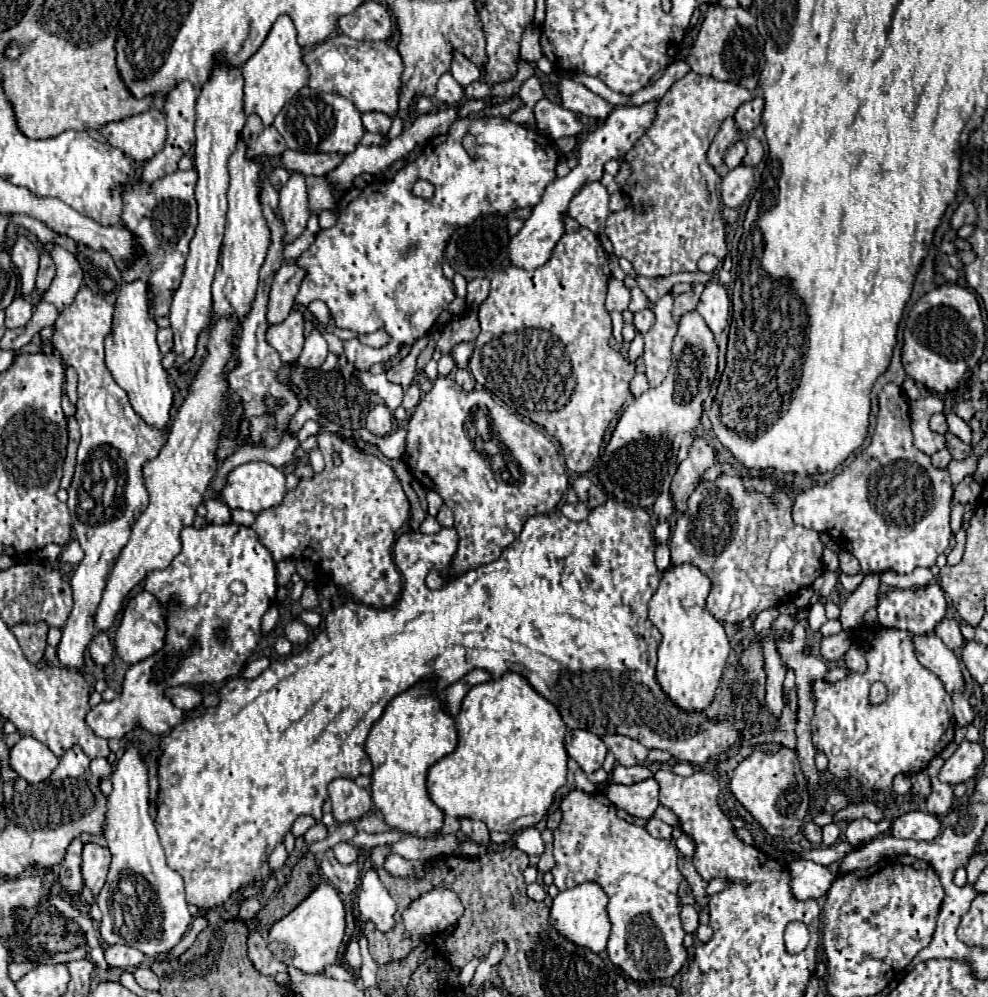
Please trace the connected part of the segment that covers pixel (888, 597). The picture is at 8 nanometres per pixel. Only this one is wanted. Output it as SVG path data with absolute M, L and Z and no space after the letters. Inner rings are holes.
M936 581L918 589L892 589L878 603L878 621L882 627L906 629L916 635L934 631L936 623L944 617L944 613L946 613L946 599L944 599L944 591Z

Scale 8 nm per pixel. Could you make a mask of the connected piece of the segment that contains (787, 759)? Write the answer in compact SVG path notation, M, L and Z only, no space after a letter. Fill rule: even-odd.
M782 747L778 753L752 753L744 759L730 777L730 791L744 809L762 825L762 829L780 841L790 841L798 835L808 807L808 783L800 771L796 751Z

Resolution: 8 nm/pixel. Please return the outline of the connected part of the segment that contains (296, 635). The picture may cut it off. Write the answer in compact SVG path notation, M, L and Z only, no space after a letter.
M292 621L288 627L286 627L286 637L294 643L294 645L302 645L302 643L306 643L306 639L308 639L308 629L306 629L306 625L302 623L302 621Z

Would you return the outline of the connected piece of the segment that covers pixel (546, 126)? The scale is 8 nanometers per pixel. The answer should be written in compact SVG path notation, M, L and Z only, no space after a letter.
M546 97L534 105L534 117L538 123L538 133L554 141L560 137L578 135L582 131L582 123L572 111L550 103Z

